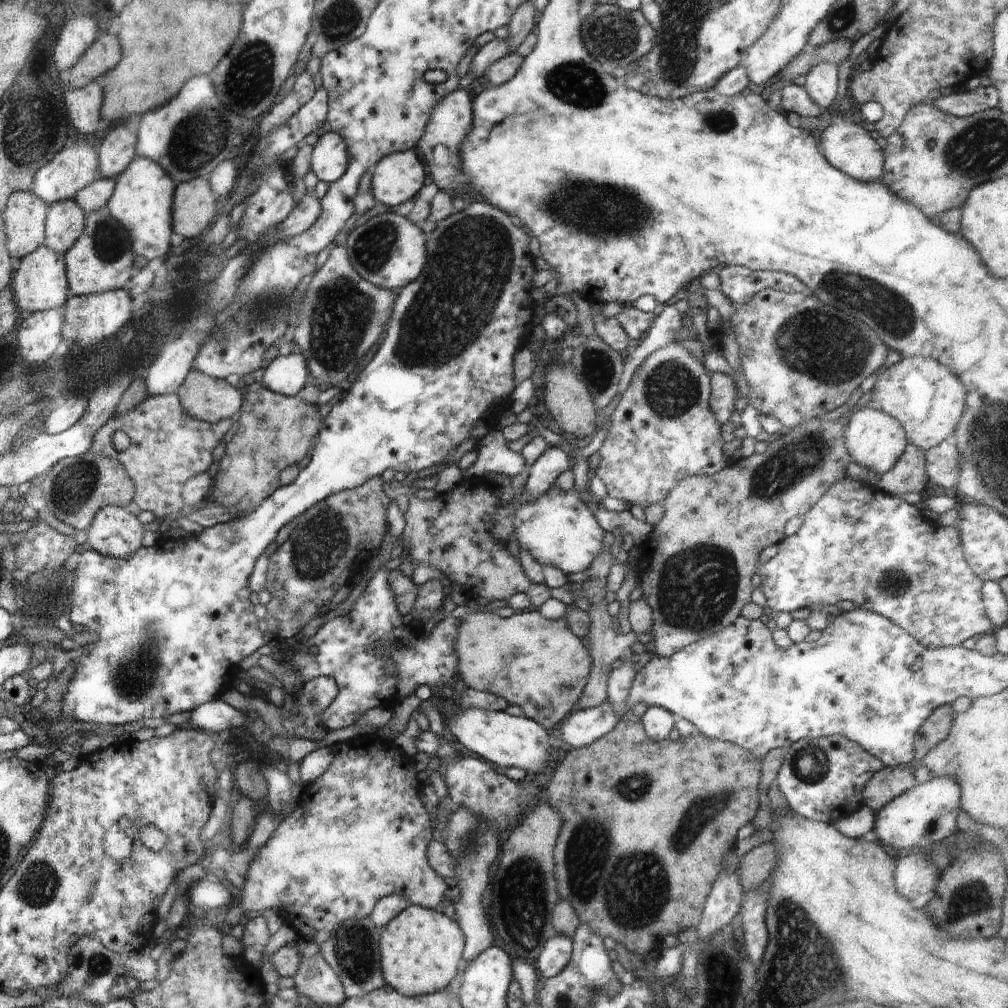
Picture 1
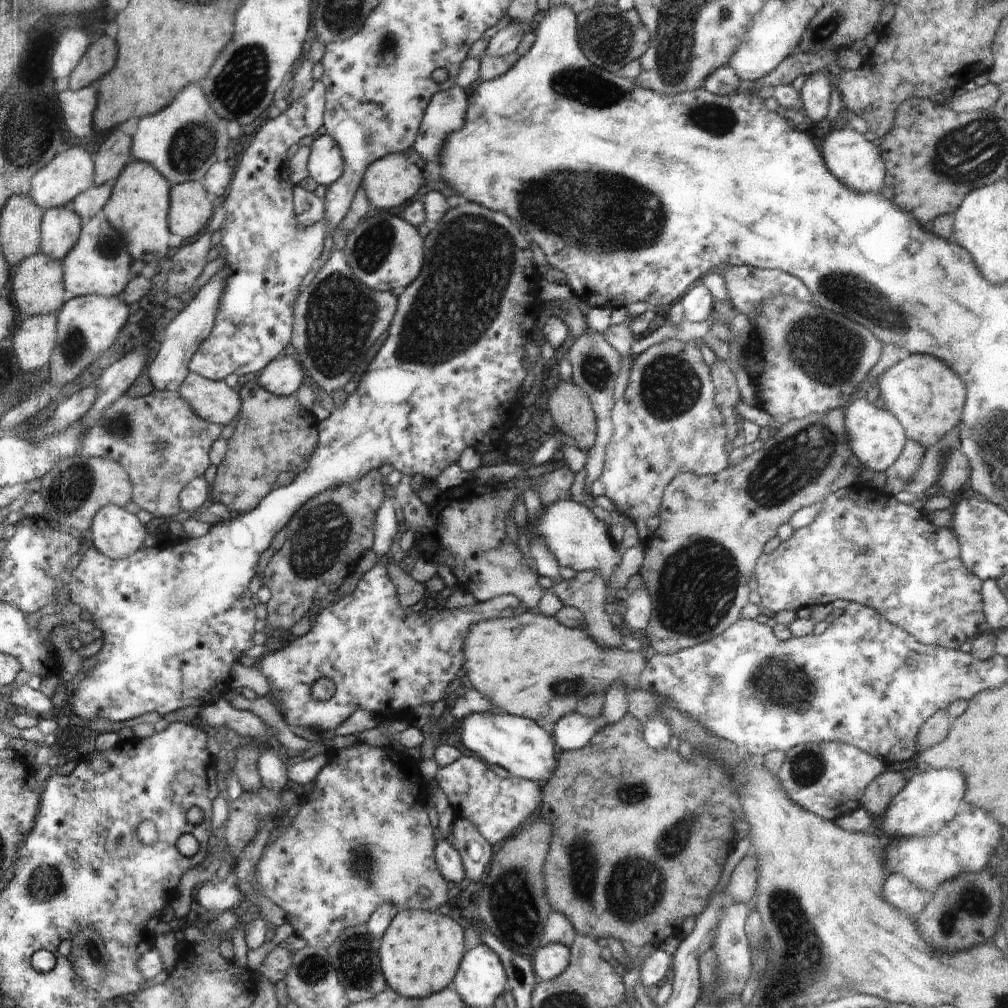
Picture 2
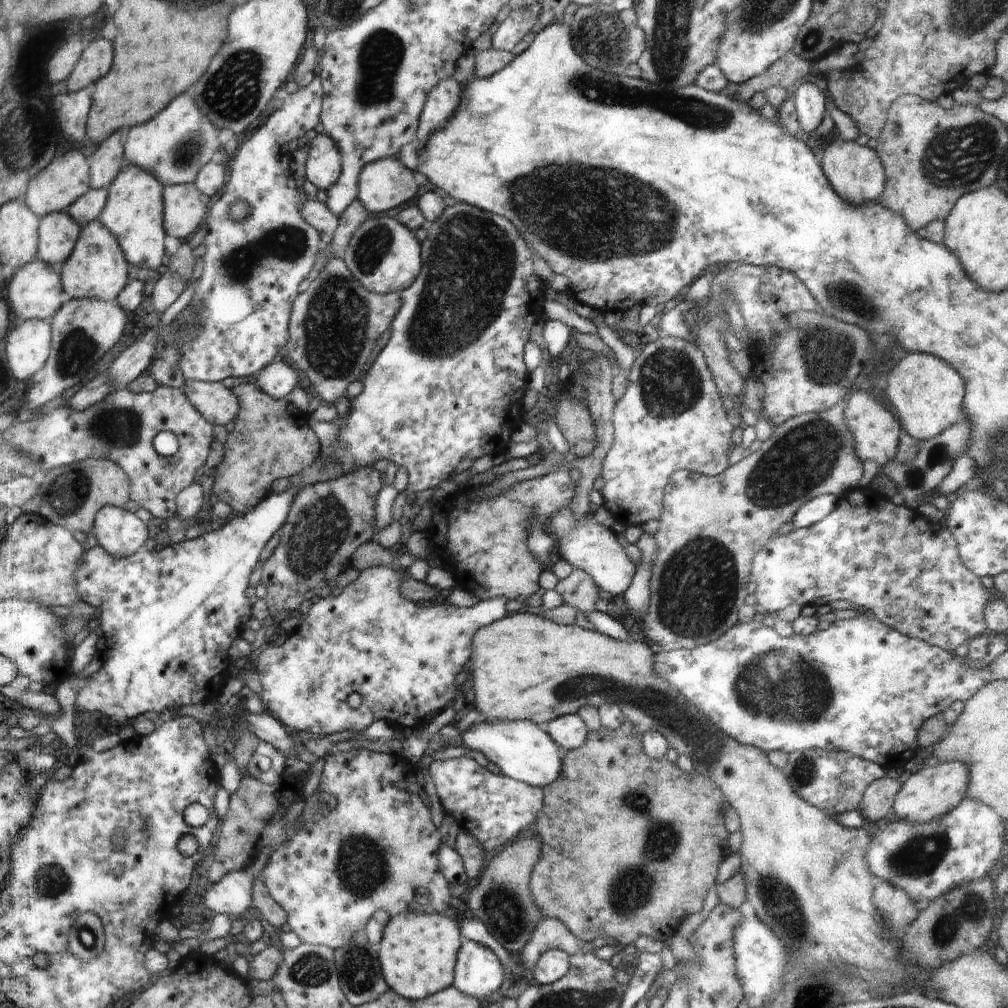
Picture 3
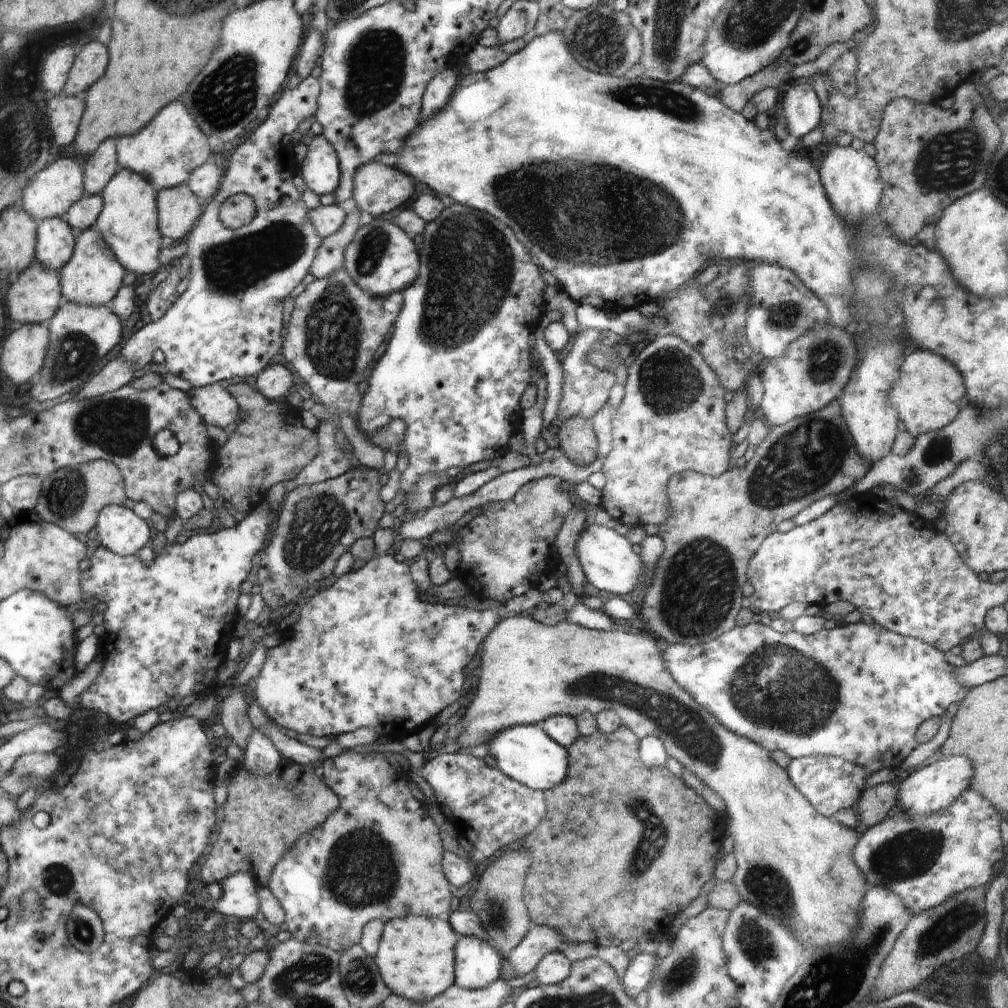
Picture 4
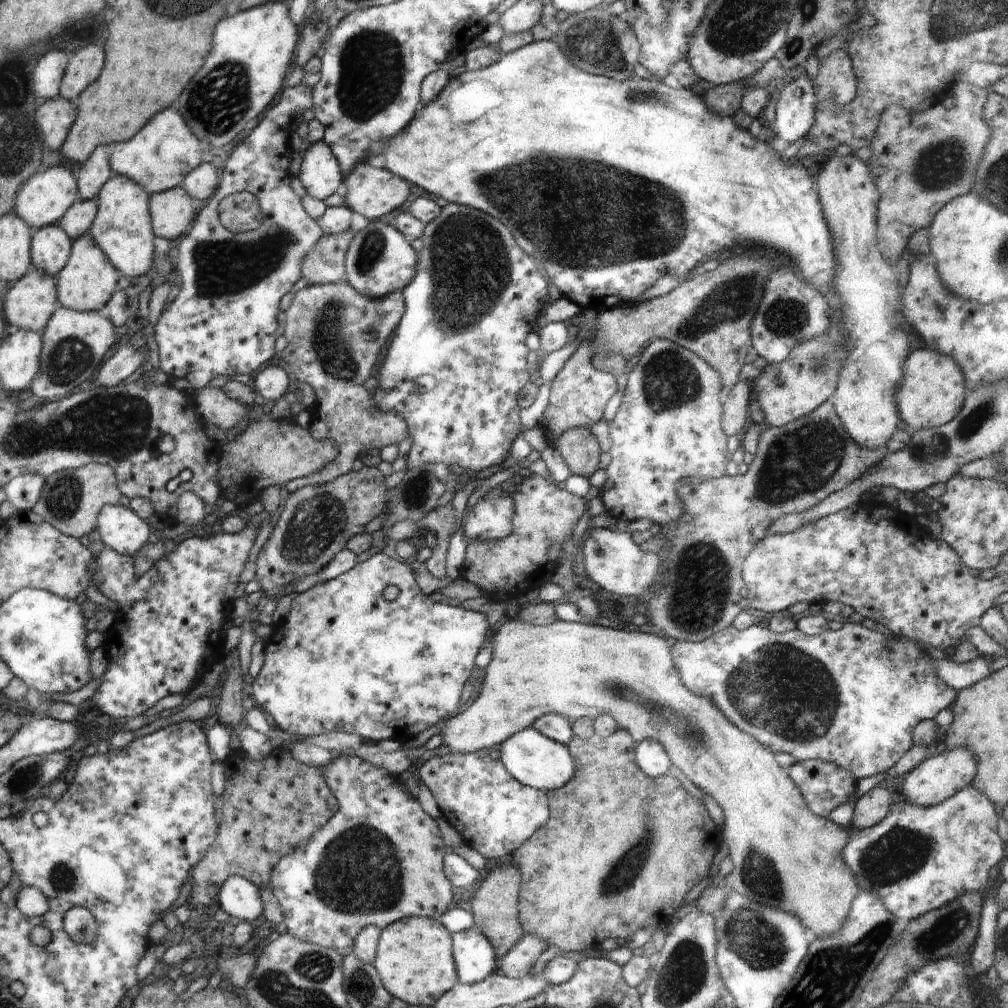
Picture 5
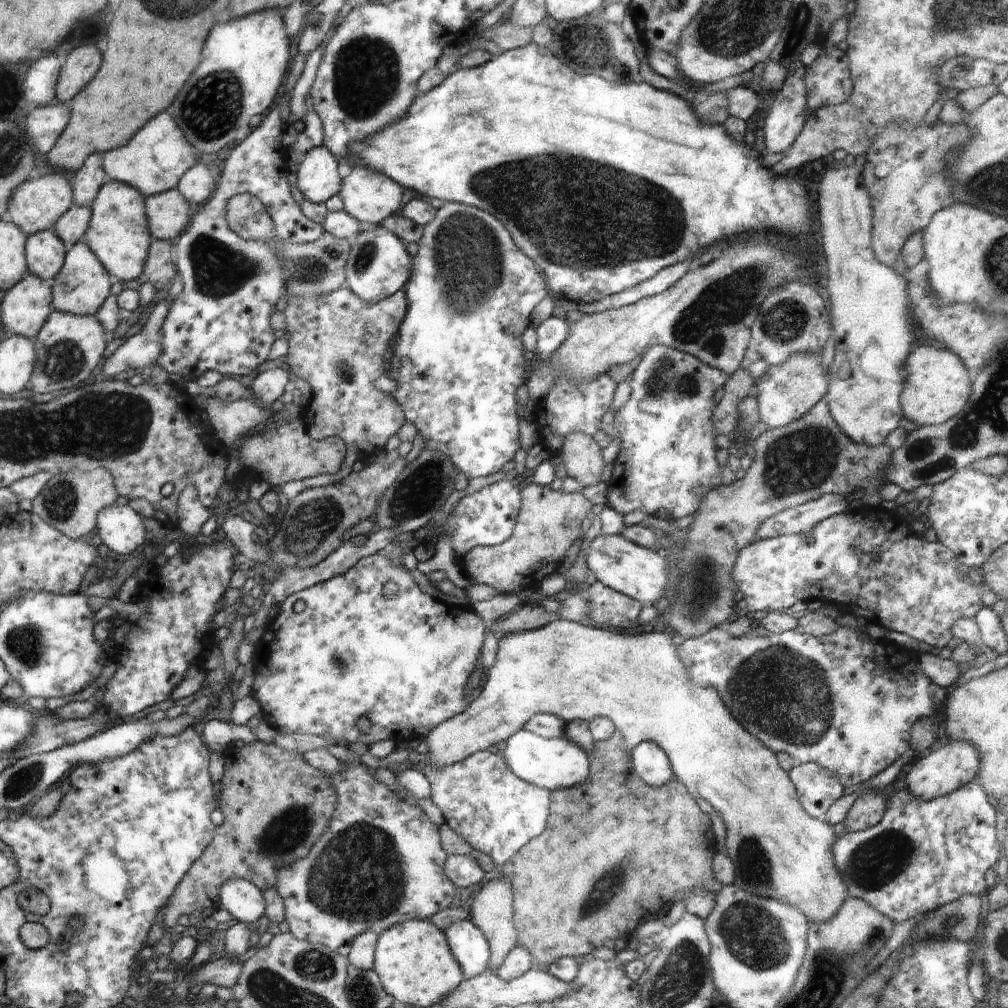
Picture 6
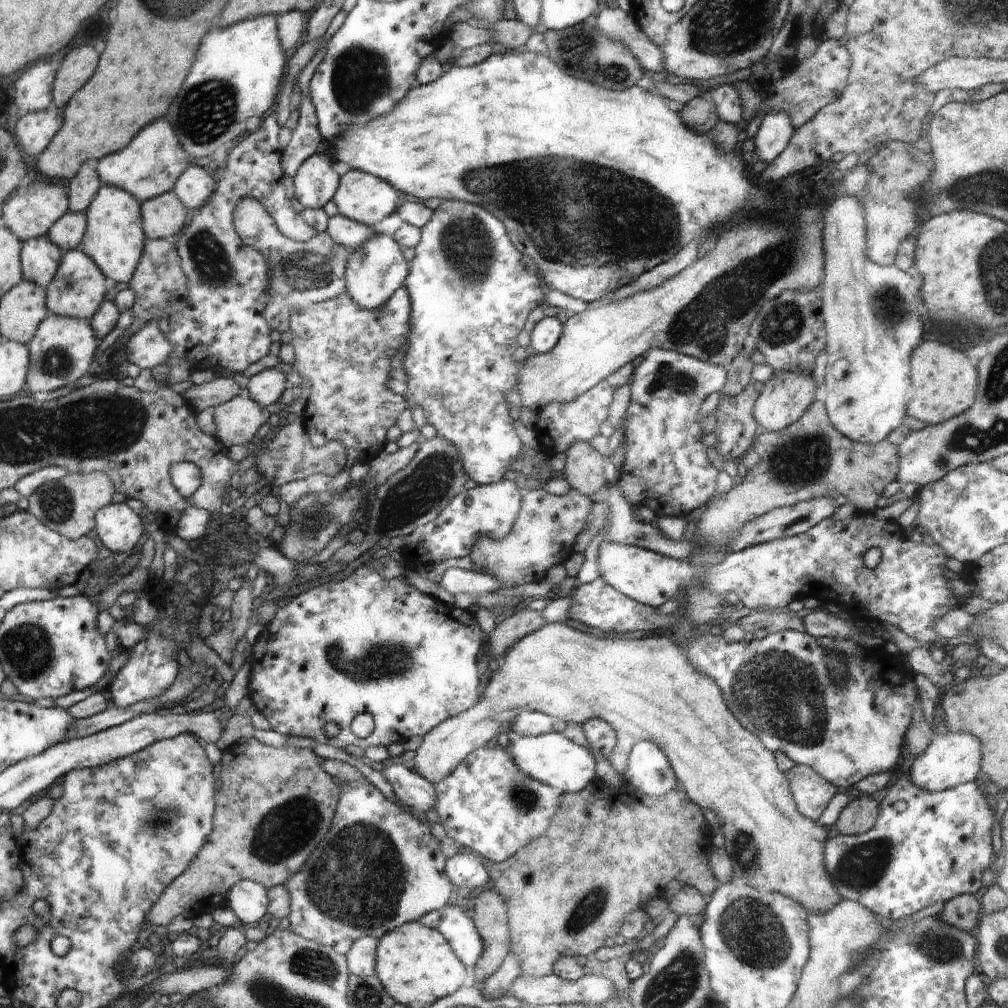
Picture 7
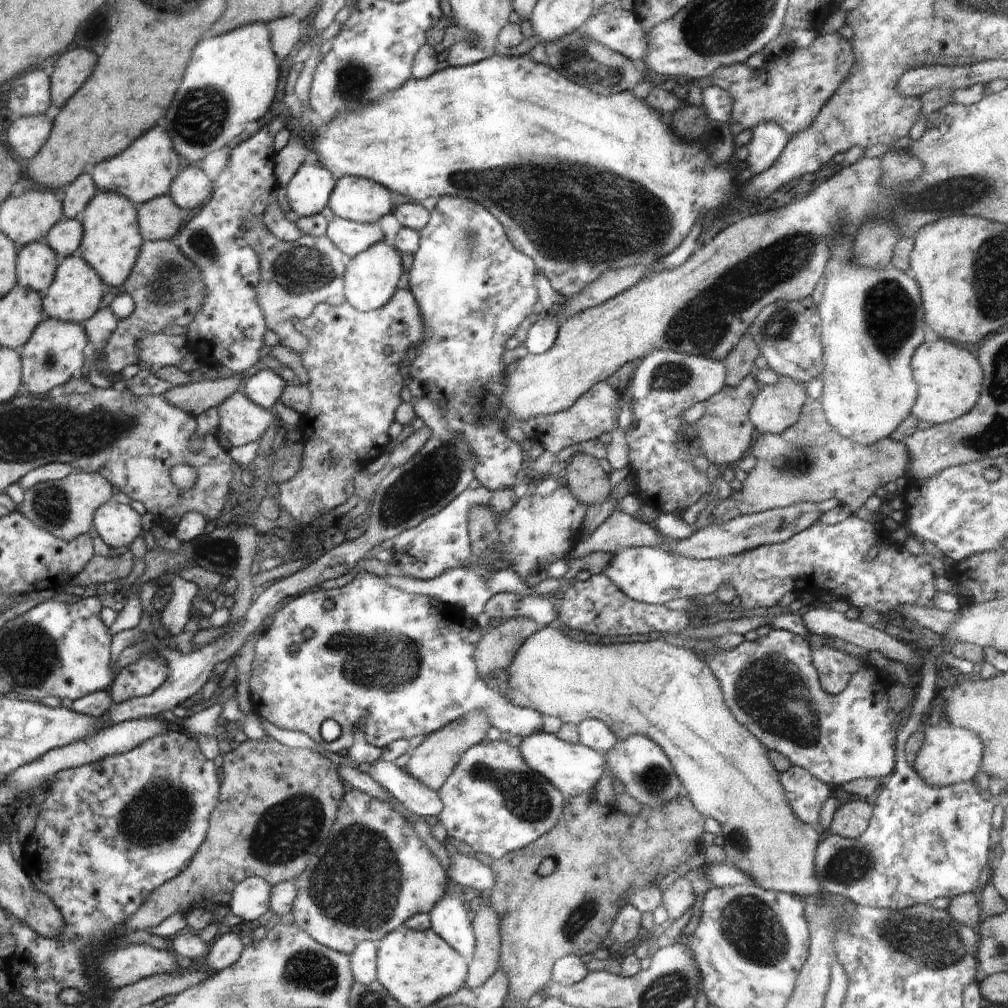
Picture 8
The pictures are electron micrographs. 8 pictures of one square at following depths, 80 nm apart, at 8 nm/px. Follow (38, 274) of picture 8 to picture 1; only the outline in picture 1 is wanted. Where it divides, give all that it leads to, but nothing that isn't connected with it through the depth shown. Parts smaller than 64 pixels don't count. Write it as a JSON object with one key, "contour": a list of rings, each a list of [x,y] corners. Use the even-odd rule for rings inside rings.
{"contour":[[[74,198],[52,203],[47,218],[48,248],[65,253],[78,242],[82,230],[86,230],[82,209]]]}

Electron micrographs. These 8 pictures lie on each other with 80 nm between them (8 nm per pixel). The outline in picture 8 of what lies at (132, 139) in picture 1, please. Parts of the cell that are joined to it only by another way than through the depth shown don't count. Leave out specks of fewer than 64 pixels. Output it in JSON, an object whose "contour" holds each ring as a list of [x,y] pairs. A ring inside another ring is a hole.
{"contour":[[[85,170],[74,183],[67,184],[62,189],[64,198],[64,214],[69,219],[80,217],[85,206],[96,196],[98,188],[92,180],[90,173]]]}

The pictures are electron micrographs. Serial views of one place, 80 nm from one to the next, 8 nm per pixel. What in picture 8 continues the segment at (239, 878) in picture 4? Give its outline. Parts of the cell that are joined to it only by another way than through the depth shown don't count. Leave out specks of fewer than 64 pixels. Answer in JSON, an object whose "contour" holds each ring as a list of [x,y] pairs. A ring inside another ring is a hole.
{"contour":[[[248,877],[236,886],[228,905],[236,916],[252,922],[268,912],[273,890],[271,884],[262,877]]]}

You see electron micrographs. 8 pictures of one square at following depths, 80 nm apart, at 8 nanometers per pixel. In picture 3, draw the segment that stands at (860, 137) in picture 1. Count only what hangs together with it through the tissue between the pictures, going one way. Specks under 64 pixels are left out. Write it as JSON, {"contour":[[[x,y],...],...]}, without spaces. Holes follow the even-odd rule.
{"contour":[[[839,134],[820,151],[819,159],[829,183],[844,200],[858,205],[878,202],[885,185],[885,170],[874,149],[860,145],[857,141],[845,140]]]}

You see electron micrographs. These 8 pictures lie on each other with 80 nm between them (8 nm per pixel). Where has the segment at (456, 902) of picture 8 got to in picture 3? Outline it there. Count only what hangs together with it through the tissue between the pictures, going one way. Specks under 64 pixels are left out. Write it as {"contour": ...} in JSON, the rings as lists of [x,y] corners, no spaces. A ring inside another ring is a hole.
{"contour":[[[463,940],[457,954],[453,985],[476,1000],[486,1001],[504,982],[502,968],[492,950],[476,941]]]}

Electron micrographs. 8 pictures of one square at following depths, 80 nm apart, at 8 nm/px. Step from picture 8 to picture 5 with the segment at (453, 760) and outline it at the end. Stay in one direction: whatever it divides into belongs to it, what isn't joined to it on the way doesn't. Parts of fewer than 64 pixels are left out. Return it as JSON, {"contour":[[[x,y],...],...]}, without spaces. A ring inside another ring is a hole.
{"contour":[[[505,618],[492,631],[489,640],[492,657],[480,672],[483,679],[478,697],[464,712],[450,716],[440,733],[444,737],[442,745],[452,750],[451,753],[464,754],[498,747],[511,734],[532,726],[544,714],[556,712],[560,715],[562,712],[561,715],[572,723],[582,716],[594,720],[604,712],[610,712],[620,728],[628,731],[636,743],[654,739],[662,744],[672,764],[724,808],[726,820],[720,834],[728,846],[734,868],[726,876],[704,877],[686,894],[685,904],[698,900],[706,887],[718,886],[774,909],[788,910],[791,915],[798,916],[800,922],[804,920],[804,928],[816,936],[828,936],[840,930],[852,901],[860,893],[843,857],[843,848],[849,841],[848,829],[828,817],[815,815],[801,790],[776,762],[775,753],[724,718],[711,700],[692,694],[682,684],[666,637],[627,632],[615,625],[587,625],[558,619],[540,626]]]}

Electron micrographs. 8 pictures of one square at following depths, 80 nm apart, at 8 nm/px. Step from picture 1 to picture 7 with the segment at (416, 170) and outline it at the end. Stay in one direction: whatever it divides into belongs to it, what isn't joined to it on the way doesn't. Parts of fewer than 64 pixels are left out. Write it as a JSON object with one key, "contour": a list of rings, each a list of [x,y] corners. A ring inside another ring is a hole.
{"contour":[[[352,169],[343,175],[333,202],[342,216],[374,227],[394,213],[398,192],[388,182]]]}

